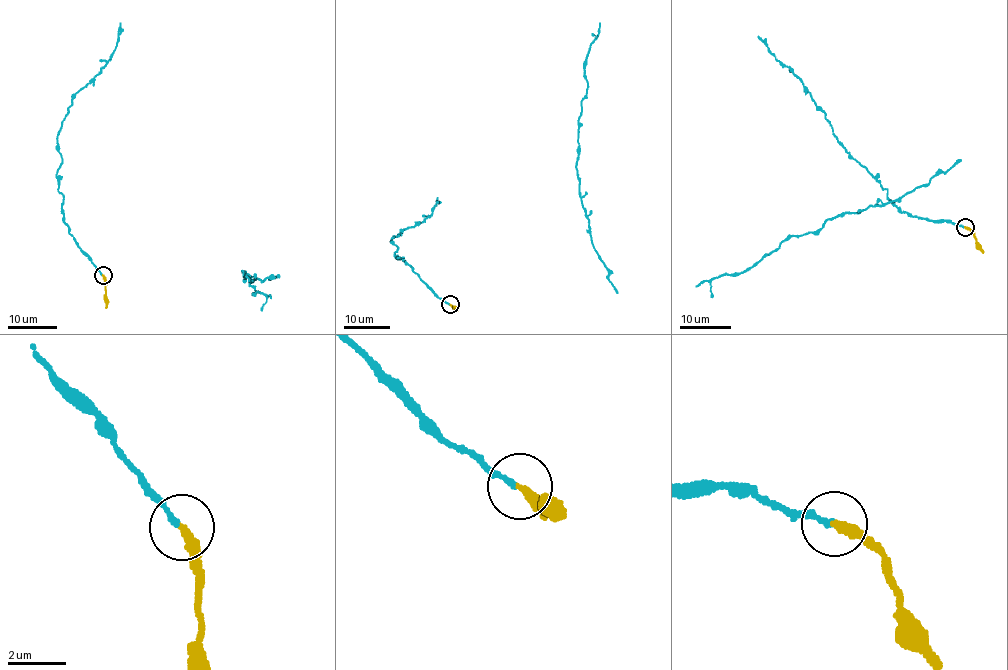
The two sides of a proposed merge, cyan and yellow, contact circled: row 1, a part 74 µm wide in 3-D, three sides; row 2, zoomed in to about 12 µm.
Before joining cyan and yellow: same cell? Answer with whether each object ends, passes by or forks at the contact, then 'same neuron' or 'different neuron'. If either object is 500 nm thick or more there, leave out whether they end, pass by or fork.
cyan ends | yellow ends | same neuron

